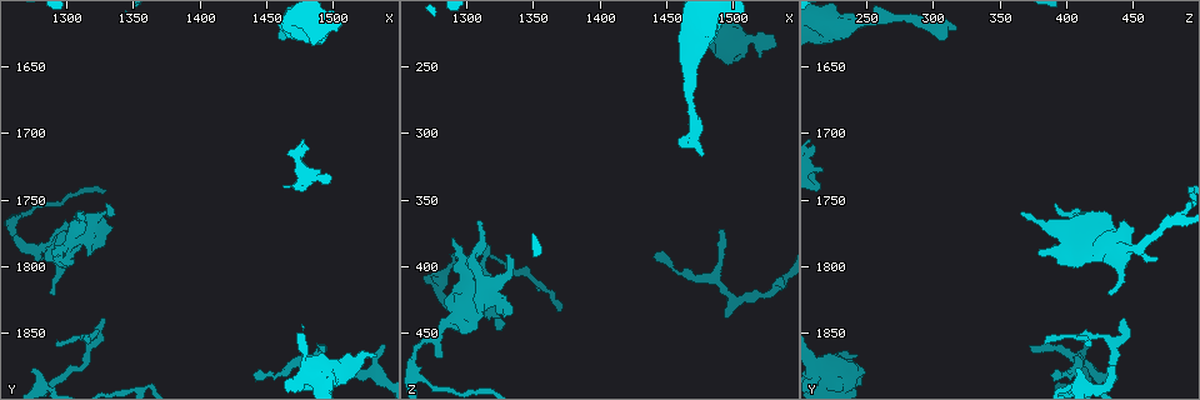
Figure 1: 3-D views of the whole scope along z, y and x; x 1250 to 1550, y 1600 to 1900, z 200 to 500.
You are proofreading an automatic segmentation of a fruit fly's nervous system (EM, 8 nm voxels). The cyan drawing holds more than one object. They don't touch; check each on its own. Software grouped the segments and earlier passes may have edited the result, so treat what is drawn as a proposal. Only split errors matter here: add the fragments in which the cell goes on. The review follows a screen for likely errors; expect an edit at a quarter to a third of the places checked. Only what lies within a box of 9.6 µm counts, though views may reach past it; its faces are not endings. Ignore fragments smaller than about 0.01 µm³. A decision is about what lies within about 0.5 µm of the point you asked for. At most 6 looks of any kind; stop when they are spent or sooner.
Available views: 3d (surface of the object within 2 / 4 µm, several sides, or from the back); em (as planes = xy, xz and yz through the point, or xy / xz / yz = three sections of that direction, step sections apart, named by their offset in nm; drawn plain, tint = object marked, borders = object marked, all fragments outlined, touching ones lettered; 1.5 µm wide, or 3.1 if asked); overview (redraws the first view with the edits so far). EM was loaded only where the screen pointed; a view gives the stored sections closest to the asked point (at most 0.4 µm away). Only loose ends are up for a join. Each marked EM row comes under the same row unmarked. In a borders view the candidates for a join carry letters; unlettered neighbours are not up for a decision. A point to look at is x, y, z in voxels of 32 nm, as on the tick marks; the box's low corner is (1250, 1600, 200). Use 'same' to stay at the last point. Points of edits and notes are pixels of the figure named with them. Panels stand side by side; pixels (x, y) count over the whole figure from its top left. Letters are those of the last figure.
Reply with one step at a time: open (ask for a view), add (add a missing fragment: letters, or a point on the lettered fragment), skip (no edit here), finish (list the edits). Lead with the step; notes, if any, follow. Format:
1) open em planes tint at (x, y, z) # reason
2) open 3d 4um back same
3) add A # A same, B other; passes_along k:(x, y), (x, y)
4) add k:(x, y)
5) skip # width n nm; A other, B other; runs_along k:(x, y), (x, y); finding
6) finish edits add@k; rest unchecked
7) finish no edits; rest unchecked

open 3d 2um at (1280, 1794, 466) # thin end

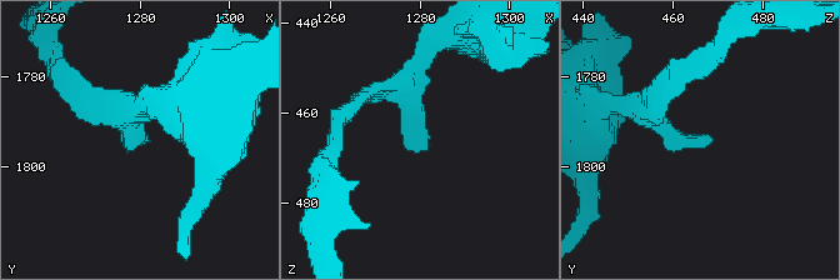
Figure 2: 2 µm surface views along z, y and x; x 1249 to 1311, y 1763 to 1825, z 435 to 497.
open em planes borders at (1281, 1792, 468)

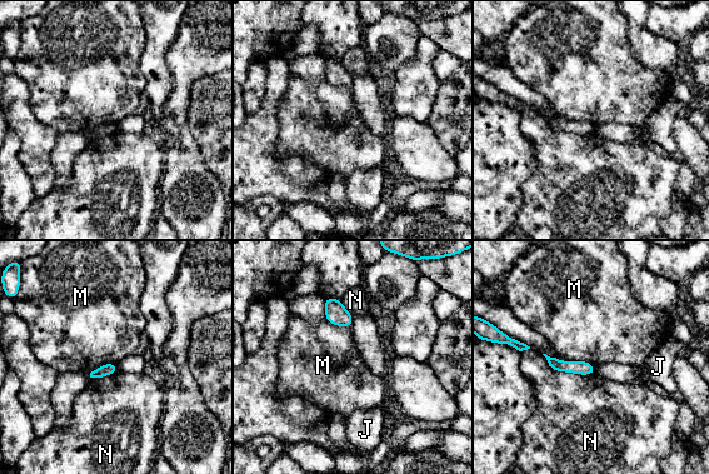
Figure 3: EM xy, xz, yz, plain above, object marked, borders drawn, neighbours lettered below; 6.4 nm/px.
skip # J other, M other, N other; runs_along 3:(552, 360), (557, 365), (592, 370); none of them fits

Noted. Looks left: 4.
open em xy step 4 tint at (1532, 1866, 236) # free end

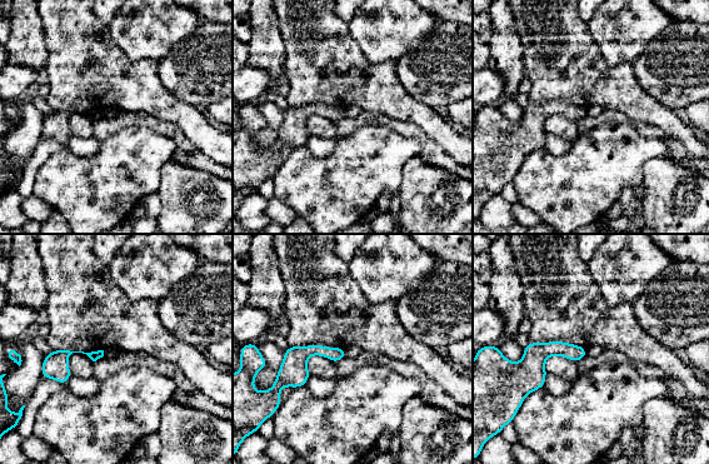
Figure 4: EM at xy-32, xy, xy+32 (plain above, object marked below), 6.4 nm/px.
open em planes tint same # cut it another way

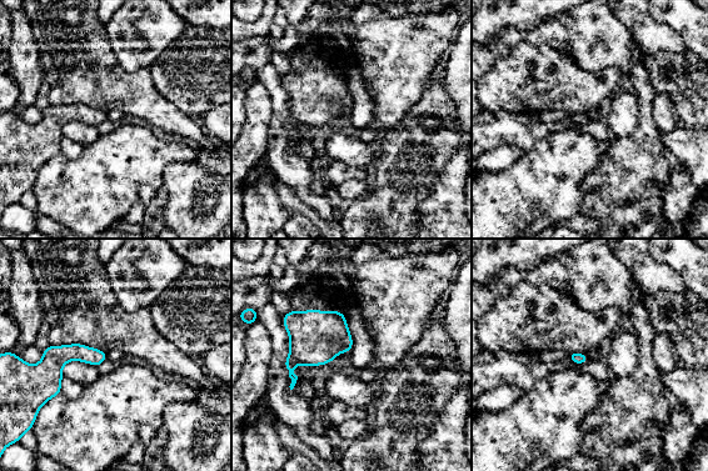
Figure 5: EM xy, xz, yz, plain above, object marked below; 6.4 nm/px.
open em planes borders same # see the neighbours

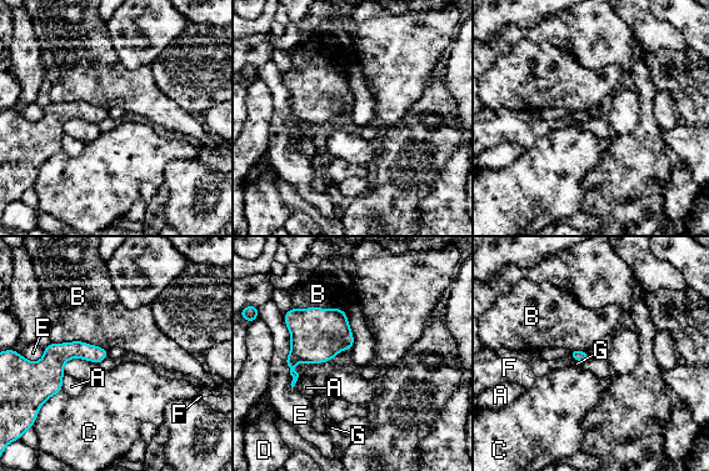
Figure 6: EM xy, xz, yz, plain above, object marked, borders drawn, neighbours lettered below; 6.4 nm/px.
skip # A other, B other, C other, D other, E other, F other, G other; no lettered fragment goes on from it

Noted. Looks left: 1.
open em planes borders at (1328, 1840, 444) # thin end

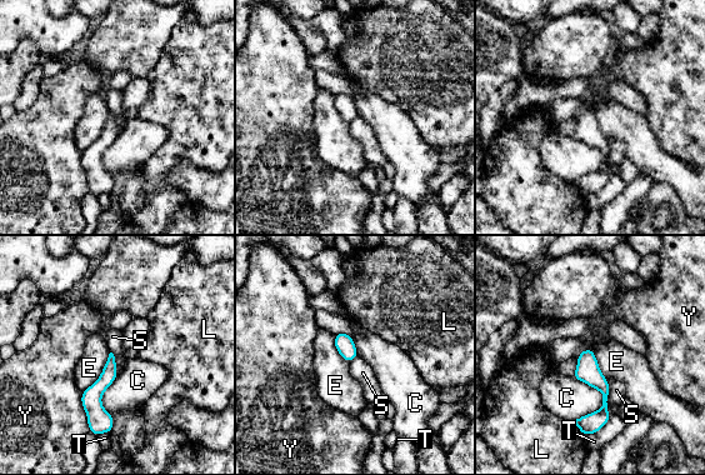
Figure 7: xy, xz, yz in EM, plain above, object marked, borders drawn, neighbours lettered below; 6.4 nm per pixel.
skip # width 100 nm; C other, E other, L other, S other, T other, Y other; border 7:(605, 378), (606, 410), (610, 416); none of them fits

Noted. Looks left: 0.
finish no edits; rest unchecked

